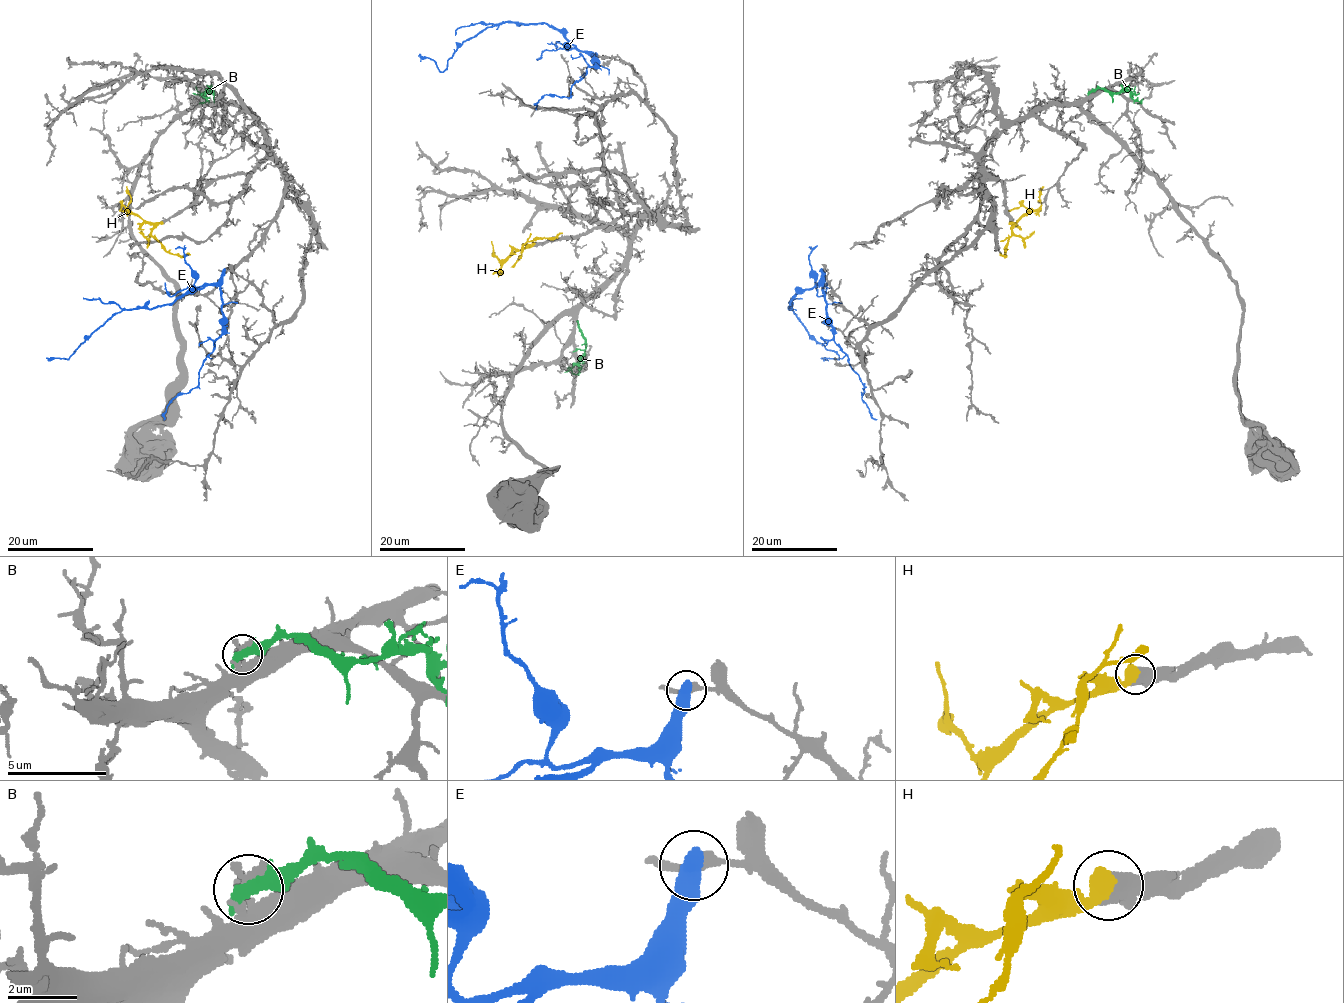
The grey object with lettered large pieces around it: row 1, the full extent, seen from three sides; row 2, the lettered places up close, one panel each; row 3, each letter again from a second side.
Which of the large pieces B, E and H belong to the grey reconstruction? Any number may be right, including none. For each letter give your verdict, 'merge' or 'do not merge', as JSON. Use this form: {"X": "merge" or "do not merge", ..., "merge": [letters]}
{"B": "do not merge", "E": "do not merge", "H": "merge", "merge": ["H"]}

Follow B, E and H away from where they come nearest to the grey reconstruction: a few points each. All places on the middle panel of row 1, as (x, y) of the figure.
B: (577, 323), (585, 347), (584, 356), (577, 363), (578, 373), (574, 374), (572, 370)
E: (595, 56), (543, 23), (502, 22), (466, 39), (442, 71), (432, 59), (420, 61)
H: (533, 243), (516, 250), (498, 277)

